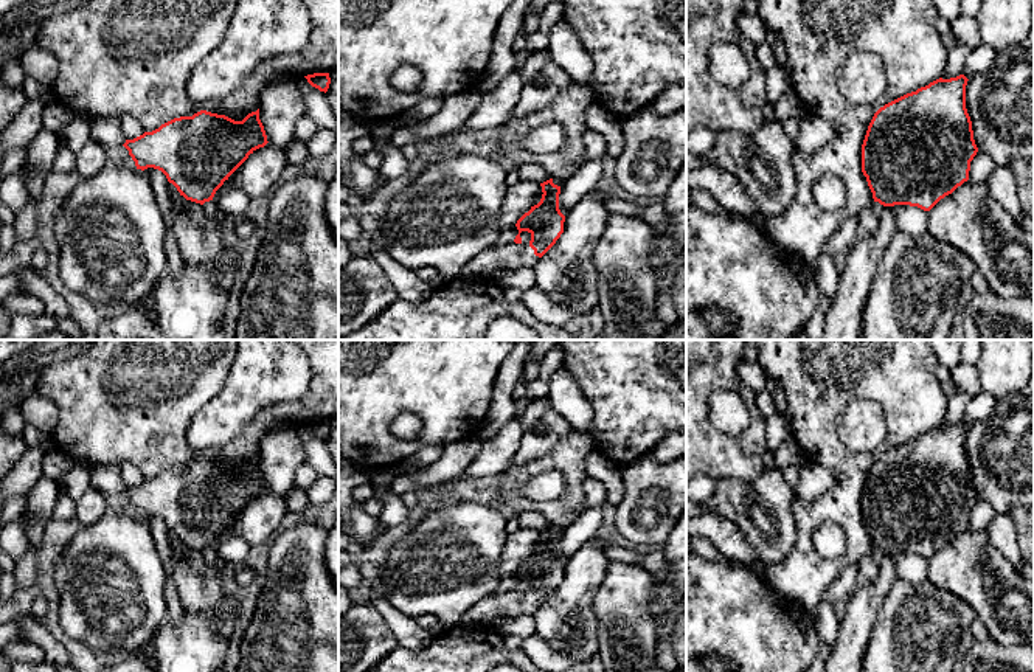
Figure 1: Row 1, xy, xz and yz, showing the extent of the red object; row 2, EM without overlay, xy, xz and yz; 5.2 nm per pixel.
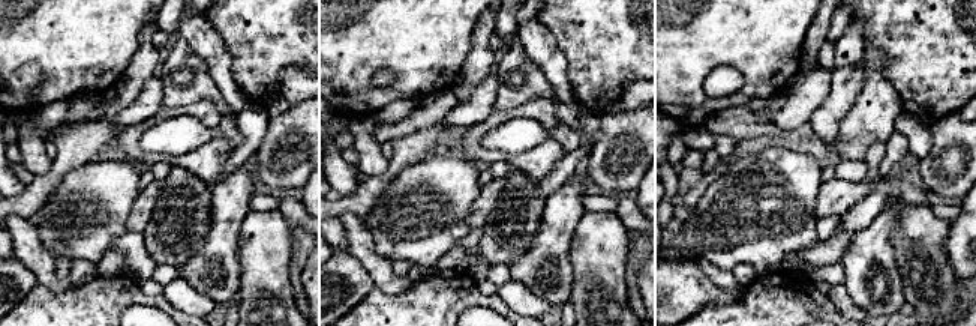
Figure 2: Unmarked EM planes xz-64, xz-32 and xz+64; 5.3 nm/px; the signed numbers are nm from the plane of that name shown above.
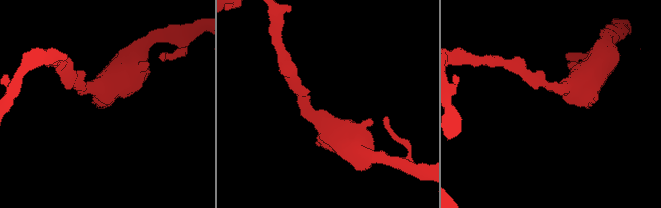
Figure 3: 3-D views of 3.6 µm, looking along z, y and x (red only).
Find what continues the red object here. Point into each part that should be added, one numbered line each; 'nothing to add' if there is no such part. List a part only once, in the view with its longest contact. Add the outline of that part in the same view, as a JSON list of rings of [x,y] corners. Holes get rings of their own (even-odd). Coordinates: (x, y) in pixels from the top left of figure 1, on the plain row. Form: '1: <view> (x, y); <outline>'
1: xz (486, 612); [[[522,579],[520,585],[520,591],[511,590],[503,598],[492,594],[478,601],[463,615],[461,625],[494,625],[498,619],[533,616],[540,605],[529,594],[531,580]]]

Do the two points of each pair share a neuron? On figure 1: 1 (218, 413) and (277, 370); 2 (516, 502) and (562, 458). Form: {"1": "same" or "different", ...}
{"1": "same", "2": "same"}

